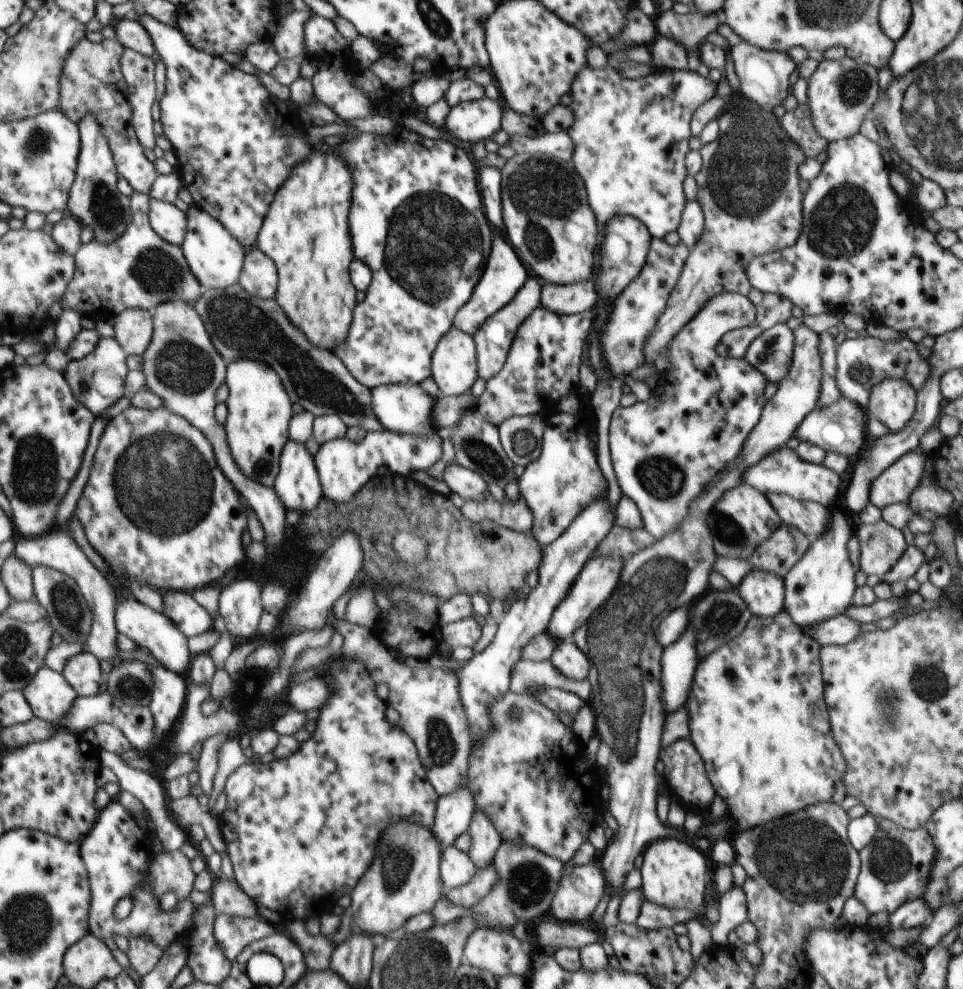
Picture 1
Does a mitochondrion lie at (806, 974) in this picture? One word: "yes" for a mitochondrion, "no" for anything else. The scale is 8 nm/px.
no

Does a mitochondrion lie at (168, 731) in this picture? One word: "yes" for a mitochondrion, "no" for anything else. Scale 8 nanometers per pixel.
no

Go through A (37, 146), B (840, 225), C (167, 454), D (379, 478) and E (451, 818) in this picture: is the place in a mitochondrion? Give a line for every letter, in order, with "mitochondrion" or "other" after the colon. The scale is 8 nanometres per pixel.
A: mitochondrion
B: mitochondrion
C: mitochondrion
D: other
E: other

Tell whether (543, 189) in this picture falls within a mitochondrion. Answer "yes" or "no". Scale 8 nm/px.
yes

